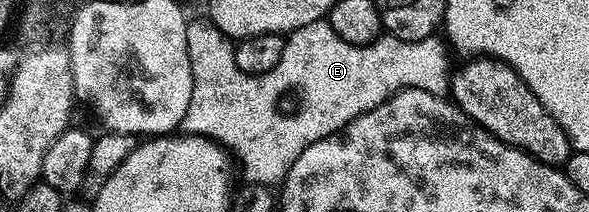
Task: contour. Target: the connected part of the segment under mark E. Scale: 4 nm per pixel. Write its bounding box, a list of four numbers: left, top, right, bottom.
[181,18,451,184]

